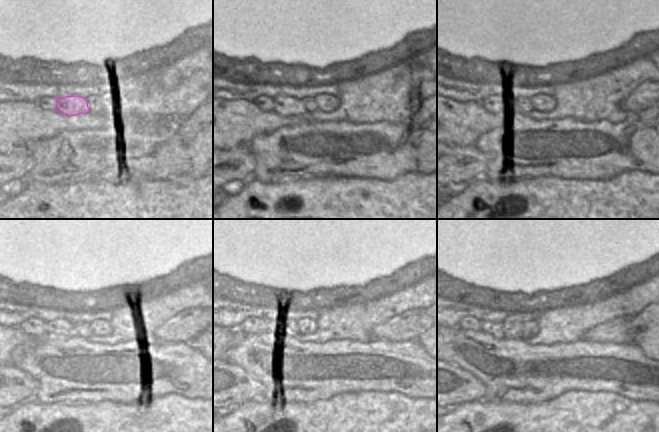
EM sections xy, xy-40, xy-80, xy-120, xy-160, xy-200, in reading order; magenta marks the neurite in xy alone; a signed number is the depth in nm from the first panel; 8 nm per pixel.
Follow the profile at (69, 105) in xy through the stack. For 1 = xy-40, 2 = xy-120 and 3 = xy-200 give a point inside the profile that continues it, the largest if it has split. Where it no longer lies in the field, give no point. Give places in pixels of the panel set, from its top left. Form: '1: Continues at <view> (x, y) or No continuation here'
1: Continues at xy-40 (283, 105)
2: Continues at xy-120 (61, 329)
3: Continues at xy-200 (507, 329).

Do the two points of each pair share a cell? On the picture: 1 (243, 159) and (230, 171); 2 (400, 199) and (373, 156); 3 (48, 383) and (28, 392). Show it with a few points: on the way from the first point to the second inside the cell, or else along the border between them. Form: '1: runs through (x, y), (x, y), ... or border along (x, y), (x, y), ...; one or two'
1: runs through (240, 162), (233, 168); one
2: border along (409, 171), (392, 179), (364, 178); two
3: border along (22, 371), (35, 381), (36, 399); two

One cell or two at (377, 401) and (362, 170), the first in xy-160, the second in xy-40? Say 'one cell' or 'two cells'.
two cells

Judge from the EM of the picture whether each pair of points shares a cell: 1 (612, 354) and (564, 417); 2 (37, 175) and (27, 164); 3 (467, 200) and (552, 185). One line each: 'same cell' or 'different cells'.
1: different cells
2: different cells
3: same cell

